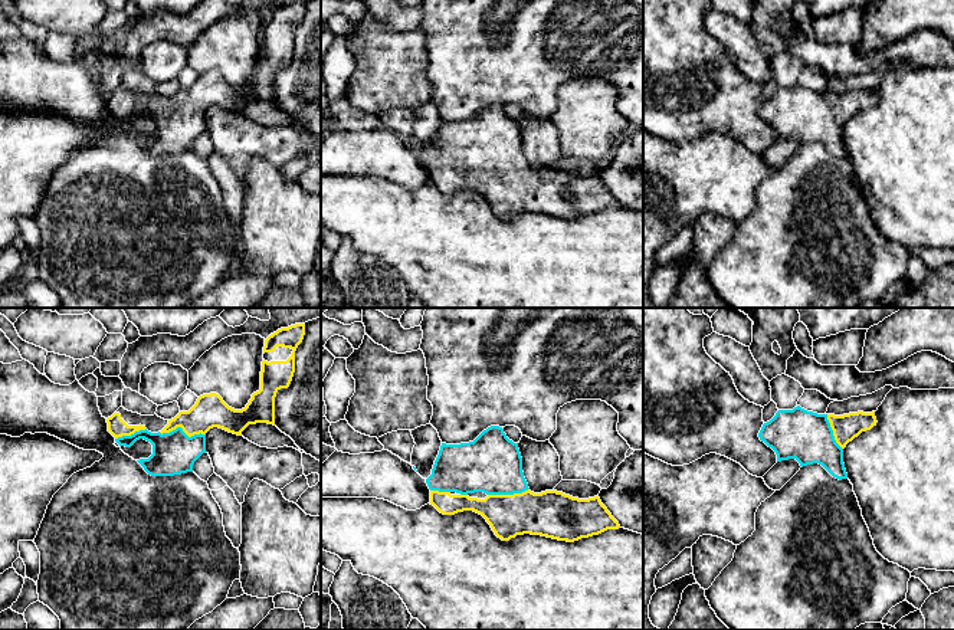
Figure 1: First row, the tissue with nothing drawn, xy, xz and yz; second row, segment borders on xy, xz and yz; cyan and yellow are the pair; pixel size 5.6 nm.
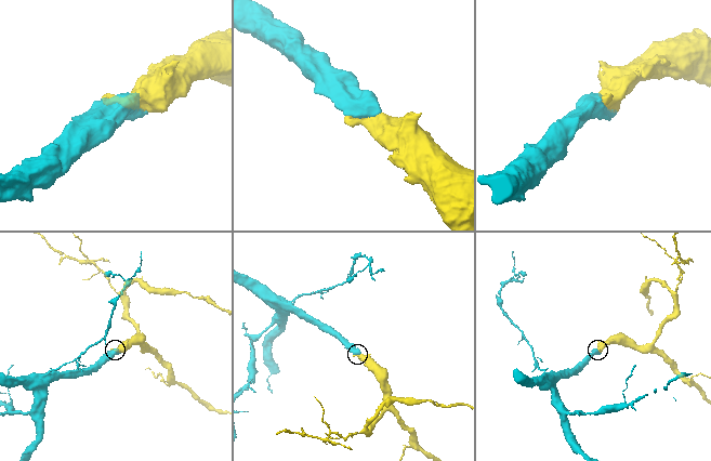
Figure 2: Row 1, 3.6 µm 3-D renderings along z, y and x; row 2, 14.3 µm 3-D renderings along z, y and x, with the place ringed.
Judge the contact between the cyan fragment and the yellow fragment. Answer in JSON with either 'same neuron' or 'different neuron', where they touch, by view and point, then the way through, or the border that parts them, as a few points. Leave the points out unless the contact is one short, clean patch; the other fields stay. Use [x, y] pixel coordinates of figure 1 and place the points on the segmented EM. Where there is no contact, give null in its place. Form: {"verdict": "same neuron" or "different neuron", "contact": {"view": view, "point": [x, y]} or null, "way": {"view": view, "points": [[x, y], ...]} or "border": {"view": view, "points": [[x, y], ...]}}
{"verdict": "same neuron", "contact": {"view": "xy", "point": [182, 429]}}

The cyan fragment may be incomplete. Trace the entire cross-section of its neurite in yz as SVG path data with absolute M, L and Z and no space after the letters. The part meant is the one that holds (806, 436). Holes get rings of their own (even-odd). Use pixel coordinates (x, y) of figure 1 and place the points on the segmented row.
M797 406L793 410L778 410L763 424L758 437L776 452L777 462L796 459L801 467L819 463L842 480L848 479L843 449L876 423L875 411L835 416Z

